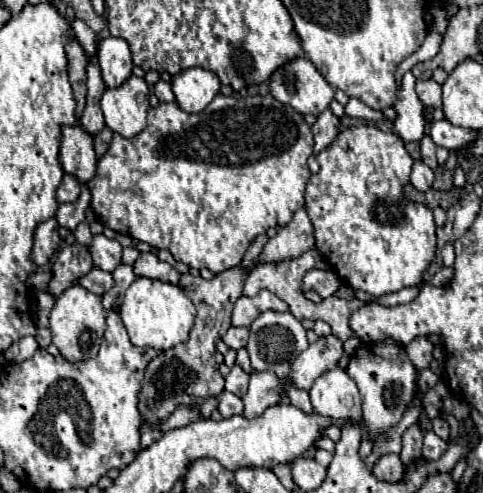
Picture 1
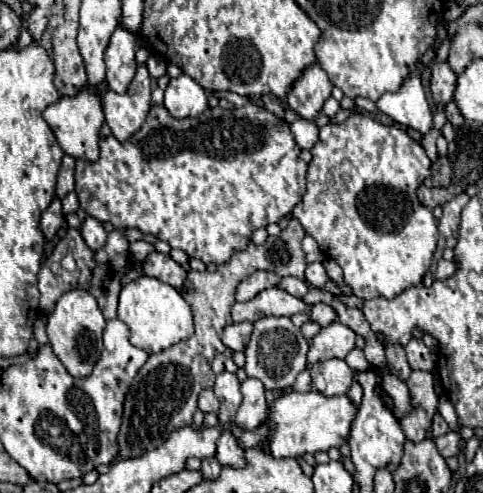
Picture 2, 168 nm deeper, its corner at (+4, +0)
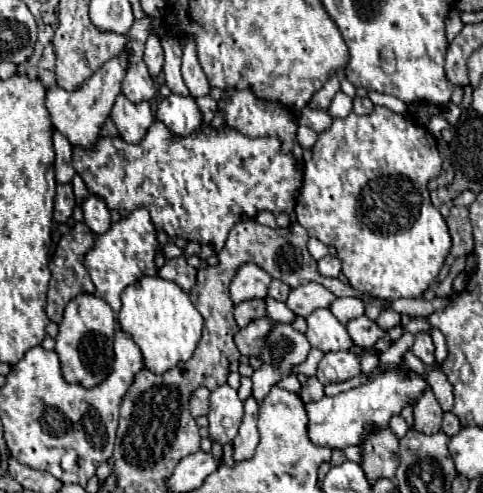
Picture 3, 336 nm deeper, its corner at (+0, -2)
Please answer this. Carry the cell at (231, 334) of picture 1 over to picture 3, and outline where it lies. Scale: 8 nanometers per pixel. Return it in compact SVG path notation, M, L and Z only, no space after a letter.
M260 317L260 319L254 319L250 325L246 325L244 329L240 329L238 335L234 335L234 341L240 353L248 357L260 357L264 339L274 325L276 321L272 321L270 317Z

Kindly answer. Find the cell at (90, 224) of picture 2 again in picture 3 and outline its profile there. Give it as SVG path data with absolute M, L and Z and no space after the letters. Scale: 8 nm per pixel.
M88 195L82 201L82 211L84 211L84 221L86 225L94 231L94 233L102 233L106 231L106 227L110 227L110 209L106 207L104 199L98 195Z

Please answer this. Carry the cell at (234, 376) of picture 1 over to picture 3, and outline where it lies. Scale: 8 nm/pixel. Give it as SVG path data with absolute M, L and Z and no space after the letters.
M222 385L210 393L210 409L208 409L208 431L212 441L228 443L238 433L242 421L242 401L238 393L230 385Z

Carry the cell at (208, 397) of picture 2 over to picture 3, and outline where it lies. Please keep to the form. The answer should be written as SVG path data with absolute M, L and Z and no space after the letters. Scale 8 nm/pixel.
M198 387L198 389L192 391L192 397L190 397L190 413L192 413L192 417L206 415L208 395L210 395L210 391L206 387Z

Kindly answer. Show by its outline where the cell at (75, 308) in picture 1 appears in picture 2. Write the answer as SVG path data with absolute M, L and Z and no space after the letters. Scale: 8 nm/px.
M72 289L58 299L56 309L48 317L48 339L56 357L62 361L70 375L74 377L90 375L102 351L104 325L106 319L98 307L98 301L86 289Z

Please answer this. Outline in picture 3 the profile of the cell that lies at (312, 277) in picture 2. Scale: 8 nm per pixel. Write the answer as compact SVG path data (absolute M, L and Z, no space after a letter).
M326 255L324 259L318 261L318 271L322 271L322 275L326 277L338 277L342 271L342 263L334 255Z

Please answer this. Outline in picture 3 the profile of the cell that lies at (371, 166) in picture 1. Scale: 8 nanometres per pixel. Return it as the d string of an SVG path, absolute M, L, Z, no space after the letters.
M374 105L374 111L368 115L356 115L350 113L346 119L334 119L332 127L328 131L322 131L318 135L318 141L312 147L312 159L304 165L304 185L300 191L300 197L296 201L296 219L302 227L306 227L306 231L310 233L310 237L320 239L326 245L334 245L338 251L338 257L342 259L342 273L348 277L348 283L370 297L382 297L382 299L400 299L400 297L422 297L422 293L428 289L428 285L438 277L446 255L450 253L452 247L452 237L448 233L446 221L440 215L440 211L430 203L430 193L428 193L428 181L438 177L440 169L442 169L442 159L440 153L436 149L436 141L430 135L430 131L422 125L412 123L406 115L398 115L388 107L380 107Z

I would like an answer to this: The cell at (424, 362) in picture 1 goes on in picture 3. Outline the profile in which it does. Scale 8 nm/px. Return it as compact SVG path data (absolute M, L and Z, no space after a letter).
M418 333L416 339L414 339L414 345L412 345L412 351L414 351L416 357L420 357L424 361L426 367L432 367L436 363L436 359L434 359L434 343L432 343L430 333Z

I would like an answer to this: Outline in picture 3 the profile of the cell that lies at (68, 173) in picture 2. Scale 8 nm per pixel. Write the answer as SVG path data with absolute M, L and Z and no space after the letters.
M56 129L52 133L52 143L54 143L54 151L56 151L56 161L54 161L56 183L70 183L74 173L76 173L74 167L72 167L72 145Z

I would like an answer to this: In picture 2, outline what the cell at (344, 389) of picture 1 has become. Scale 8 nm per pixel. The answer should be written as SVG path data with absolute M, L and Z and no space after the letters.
M330 359L312 365L310 375L312 375L312 391L320 391L326 397L334 397L348 393L354 371L346 365L344 359Z

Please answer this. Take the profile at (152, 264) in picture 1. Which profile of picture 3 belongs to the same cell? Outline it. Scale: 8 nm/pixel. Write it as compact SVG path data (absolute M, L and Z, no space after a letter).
M184 257L170 259L170 261L158 271L158 275L160 275L162 279L174 281L174 283L180 285L186 293L190 293L190 289L192 289L194 283L196 283L196 269L190 267Z

